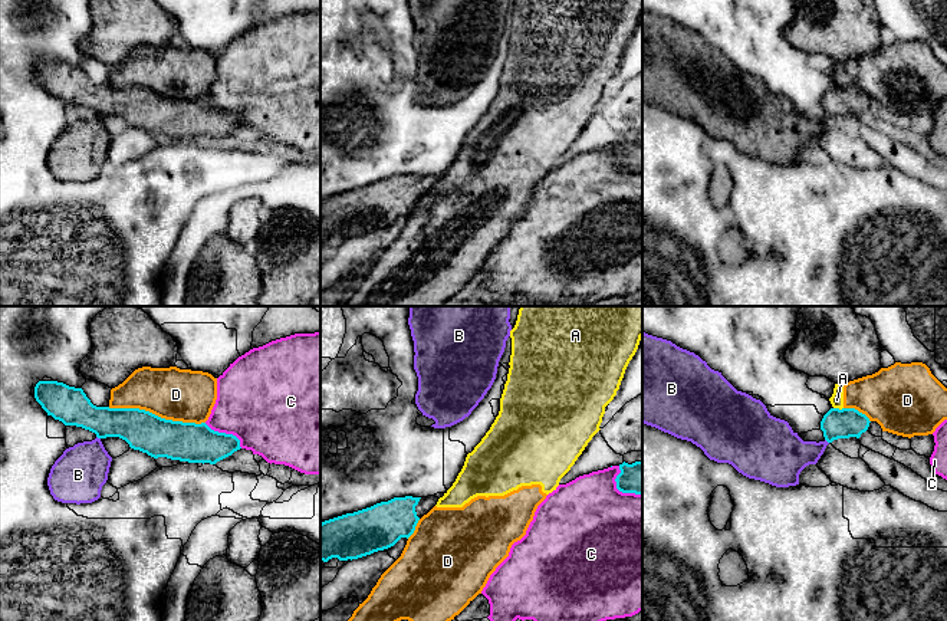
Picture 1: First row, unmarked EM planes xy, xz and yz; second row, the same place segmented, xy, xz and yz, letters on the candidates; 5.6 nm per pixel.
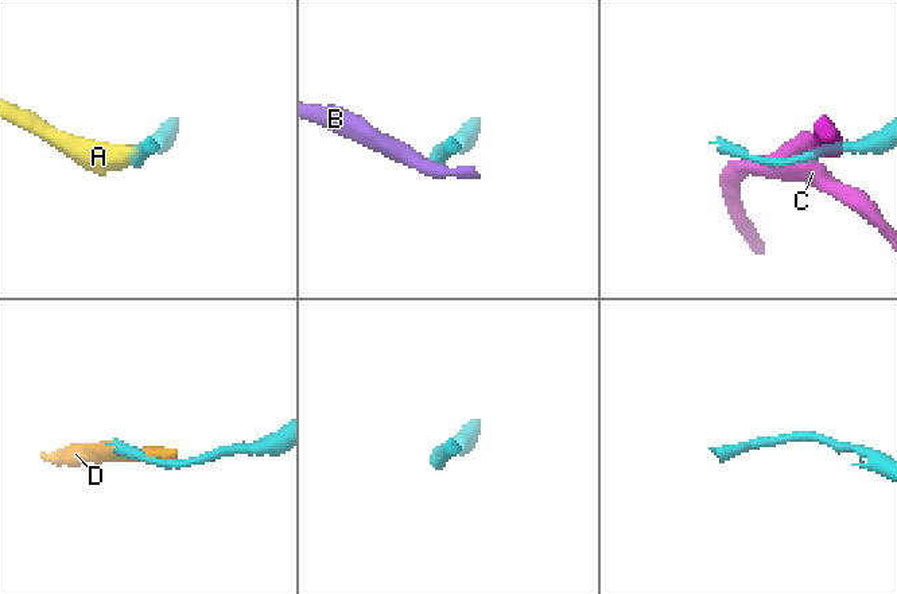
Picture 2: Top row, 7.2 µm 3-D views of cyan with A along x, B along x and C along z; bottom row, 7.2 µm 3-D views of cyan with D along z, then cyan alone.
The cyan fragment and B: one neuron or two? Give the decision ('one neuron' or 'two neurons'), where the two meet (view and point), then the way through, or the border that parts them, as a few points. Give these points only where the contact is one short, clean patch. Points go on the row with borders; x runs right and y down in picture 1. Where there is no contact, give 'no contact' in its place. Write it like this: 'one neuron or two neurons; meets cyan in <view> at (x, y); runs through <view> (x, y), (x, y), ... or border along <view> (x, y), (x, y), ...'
two neurons; meets cyan in xy at (98, 437); border along xy (96, 436), (99, 439)

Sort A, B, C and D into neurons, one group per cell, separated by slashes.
A D / B / C

